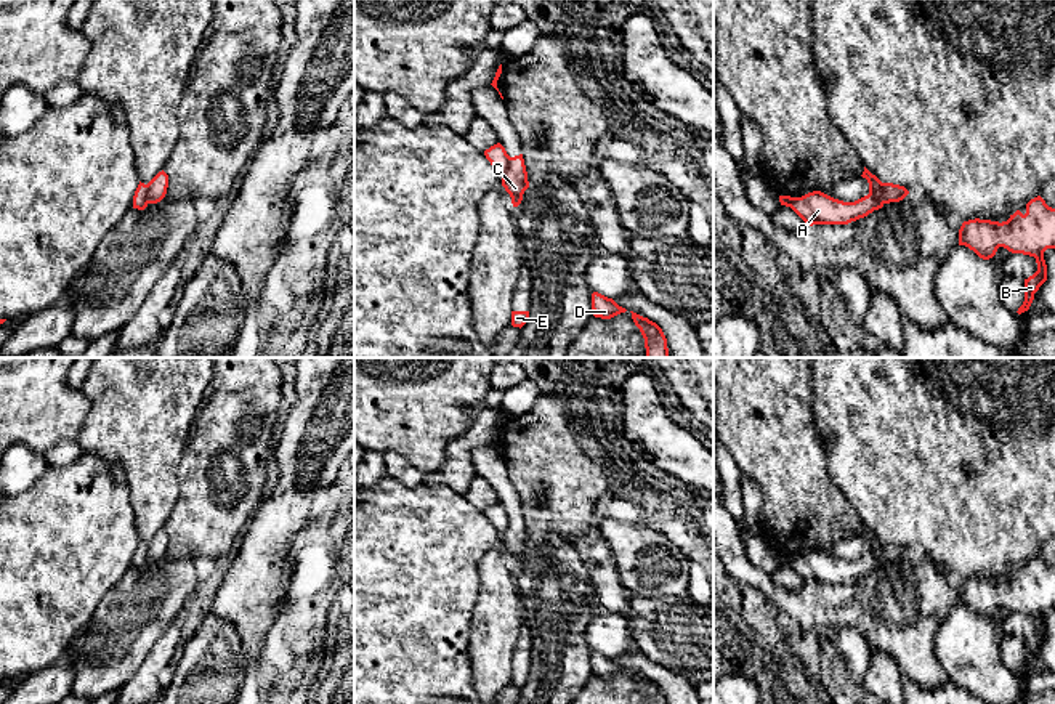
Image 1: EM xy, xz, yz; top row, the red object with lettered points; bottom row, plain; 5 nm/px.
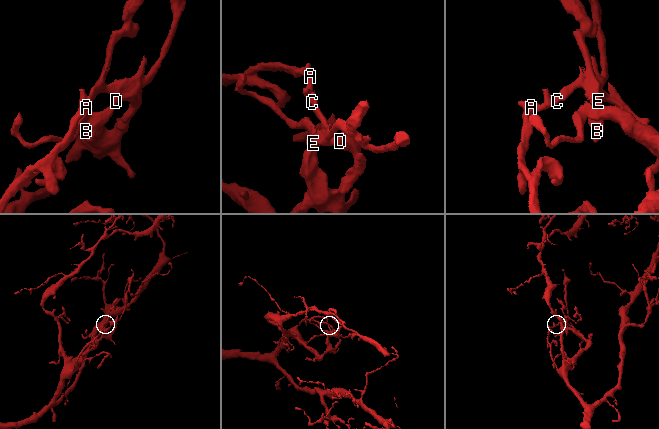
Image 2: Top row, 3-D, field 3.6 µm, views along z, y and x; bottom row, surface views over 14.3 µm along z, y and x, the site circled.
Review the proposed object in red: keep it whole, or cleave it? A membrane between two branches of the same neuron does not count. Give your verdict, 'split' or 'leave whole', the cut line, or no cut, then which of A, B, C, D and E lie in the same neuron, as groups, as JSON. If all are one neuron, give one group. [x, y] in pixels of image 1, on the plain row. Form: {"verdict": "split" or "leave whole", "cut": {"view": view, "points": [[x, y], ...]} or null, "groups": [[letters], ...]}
{"verdict": "split", "cut": {"view": "yz", "points": [[881, 541], [881, 557], [885, 562]]}, "groups": [["A", "B", "D", "E"], ["C"]]}

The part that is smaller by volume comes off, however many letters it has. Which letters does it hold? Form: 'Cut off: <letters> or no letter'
Cut off: C

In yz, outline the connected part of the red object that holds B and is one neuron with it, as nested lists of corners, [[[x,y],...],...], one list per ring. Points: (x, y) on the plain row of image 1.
[[[1037,555],[1026,563],[1025,574],[1017,569],[1007,581],[964,581],[959,605],[968,606],[983,619],[992,617],[999,606],[1036,617],[1037,630],[1025,638],[1025,661],[1017,670],[1021,674],[1029,669],[1034,653],[1047,640],[1044,611],[1055,608],[1055,568]]]

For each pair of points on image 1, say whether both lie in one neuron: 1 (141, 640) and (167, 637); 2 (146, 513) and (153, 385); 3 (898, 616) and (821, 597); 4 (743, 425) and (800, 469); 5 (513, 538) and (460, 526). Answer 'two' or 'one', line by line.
1: two
2: one
3: one
4: one
5: two

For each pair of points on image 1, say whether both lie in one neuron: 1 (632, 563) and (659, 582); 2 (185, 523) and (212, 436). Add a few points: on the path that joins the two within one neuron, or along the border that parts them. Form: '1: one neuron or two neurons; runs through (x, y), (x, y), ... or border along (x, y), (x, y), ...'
1: one neuron; runs through (638, 563), (653, 576)
2: one neuron; runs through (201, 502), (201, 473), (206, 457)

